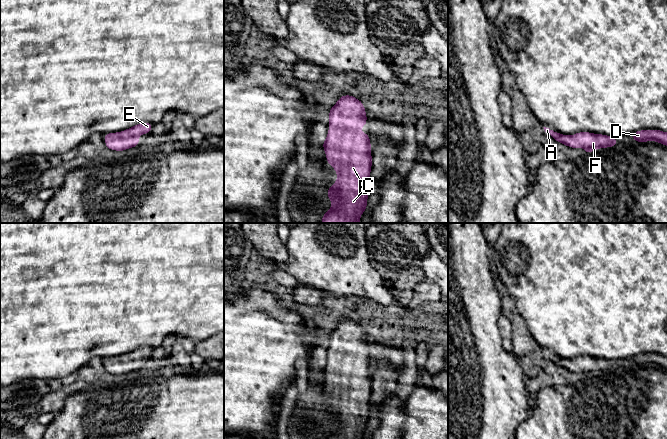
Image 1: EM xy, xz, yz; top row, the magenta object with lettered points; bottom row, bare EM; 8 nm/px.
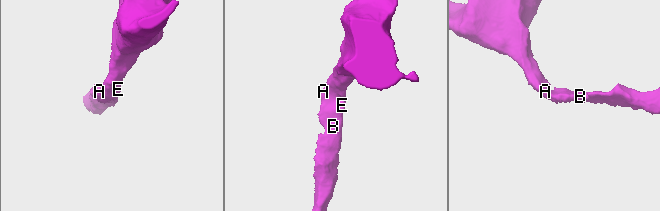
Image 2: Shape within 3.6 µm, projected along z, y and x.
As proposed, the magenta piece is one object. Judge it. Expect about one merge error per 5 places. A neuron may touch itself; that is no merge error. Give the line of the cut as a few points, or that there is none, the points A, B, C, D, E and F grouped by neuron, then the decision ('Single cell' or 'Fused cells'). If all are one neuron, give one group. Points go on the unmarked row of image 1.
No split. Groups: A B C D E F. Single cell

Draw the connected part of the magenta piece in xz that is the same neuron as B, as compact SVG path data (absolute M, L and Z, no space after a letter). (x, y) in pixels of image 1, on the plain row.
M342 319L329 334L329 353L326 364L321 368L328 388L337 397L337 405L327 414L332 431L324 439L362 439L367 432L370 417L372 379L369 358L358 354L367 348L365 331L361 324L352 319Z

